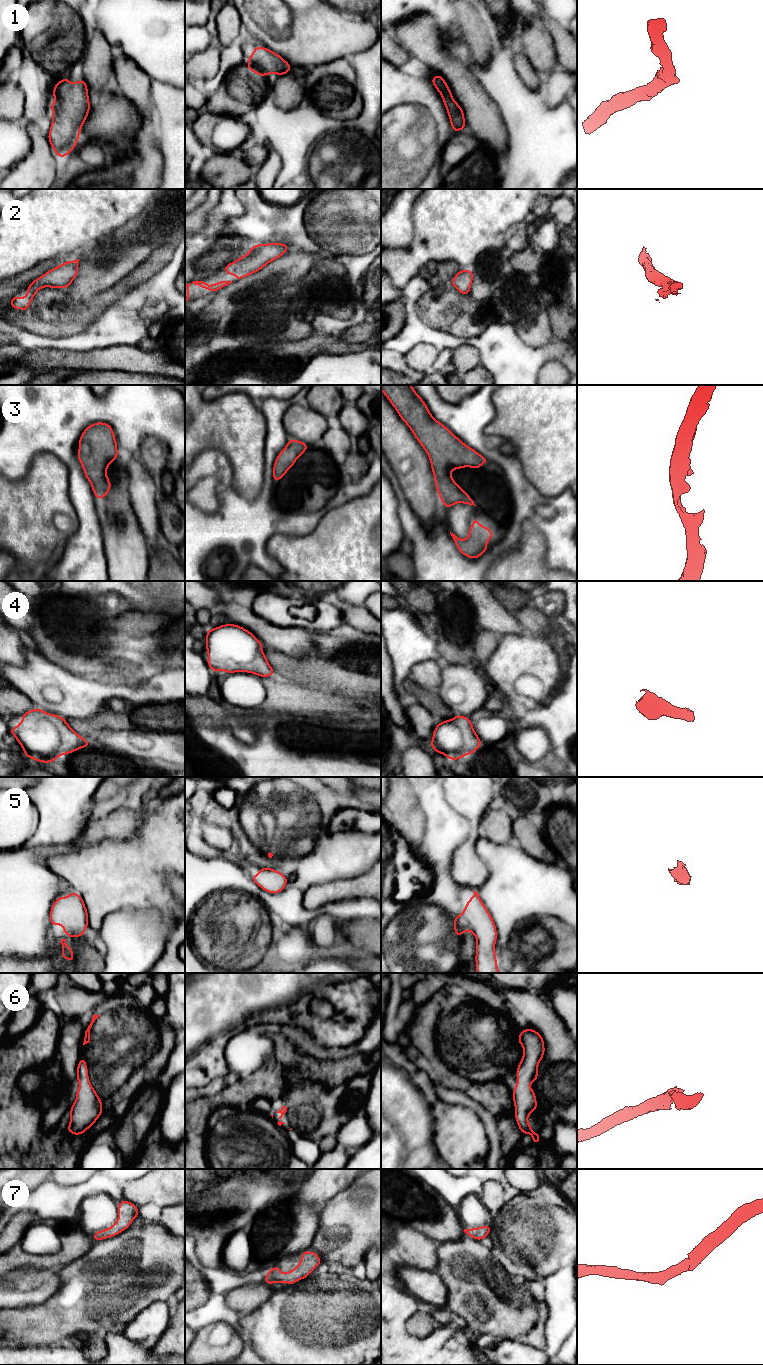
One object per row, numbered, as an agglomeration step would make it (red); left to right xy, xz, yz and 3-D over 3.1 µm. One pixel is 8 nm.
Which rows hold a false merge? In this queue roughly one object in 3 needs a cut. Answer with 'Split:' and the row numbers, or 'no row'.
Split: no row

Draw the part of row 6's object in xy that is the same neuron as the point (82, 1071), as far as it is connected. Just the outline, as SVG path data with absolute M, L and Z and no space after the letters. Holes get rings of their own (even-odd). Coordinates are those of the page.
M81 1057L76 1069L80 1084L76 1092L76 1100L70 1108L70 1122L67 1131L73 1135L81 1135L88 1130L103 1112L103 1103L90 1084L86 1061Z

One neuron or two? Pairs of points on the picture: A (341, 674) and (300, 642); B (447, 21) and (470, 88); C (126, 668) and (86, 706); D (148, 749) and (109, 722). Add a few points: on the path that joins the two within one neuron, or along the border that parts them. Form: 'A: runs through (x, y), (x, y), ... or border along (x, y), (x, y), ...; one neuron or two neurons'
A: border along (295, 657), (323, 657), (337, 661); two neurons
B: runs through (436, 34), (436, 54), (452, 70); one neuron
C: border along (99, 681), (102, 682); two neurons
D: border along (136, 727), (120, 730), (99, 729), (97, 731); two neurons

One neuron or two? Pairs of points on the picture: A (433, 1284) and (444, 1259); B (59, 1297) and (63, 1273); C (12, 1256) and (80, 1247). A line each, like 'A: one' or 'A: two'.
A: two
B: one
C: one

